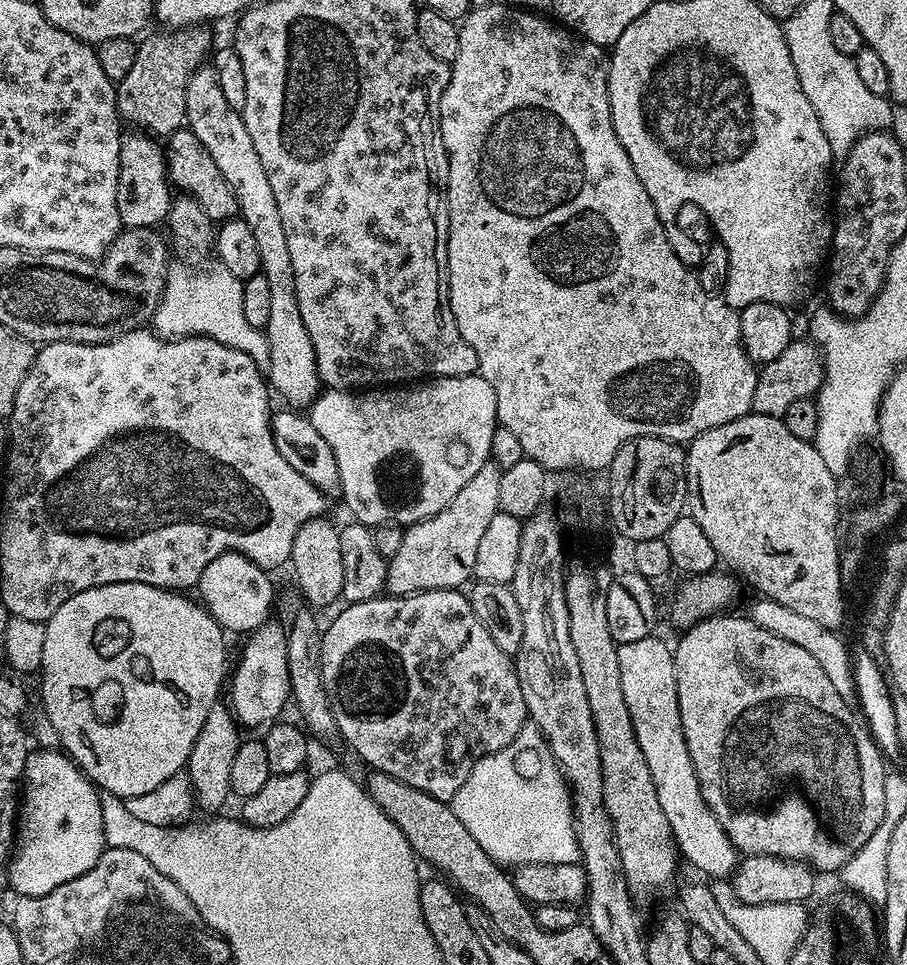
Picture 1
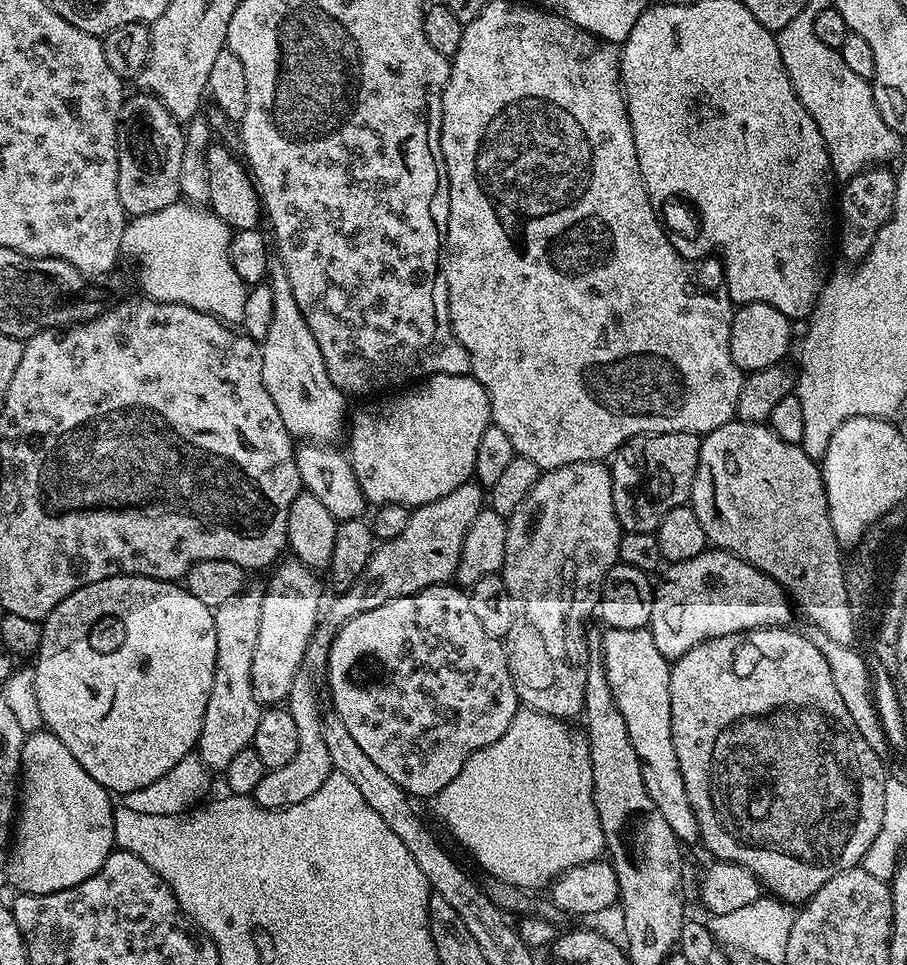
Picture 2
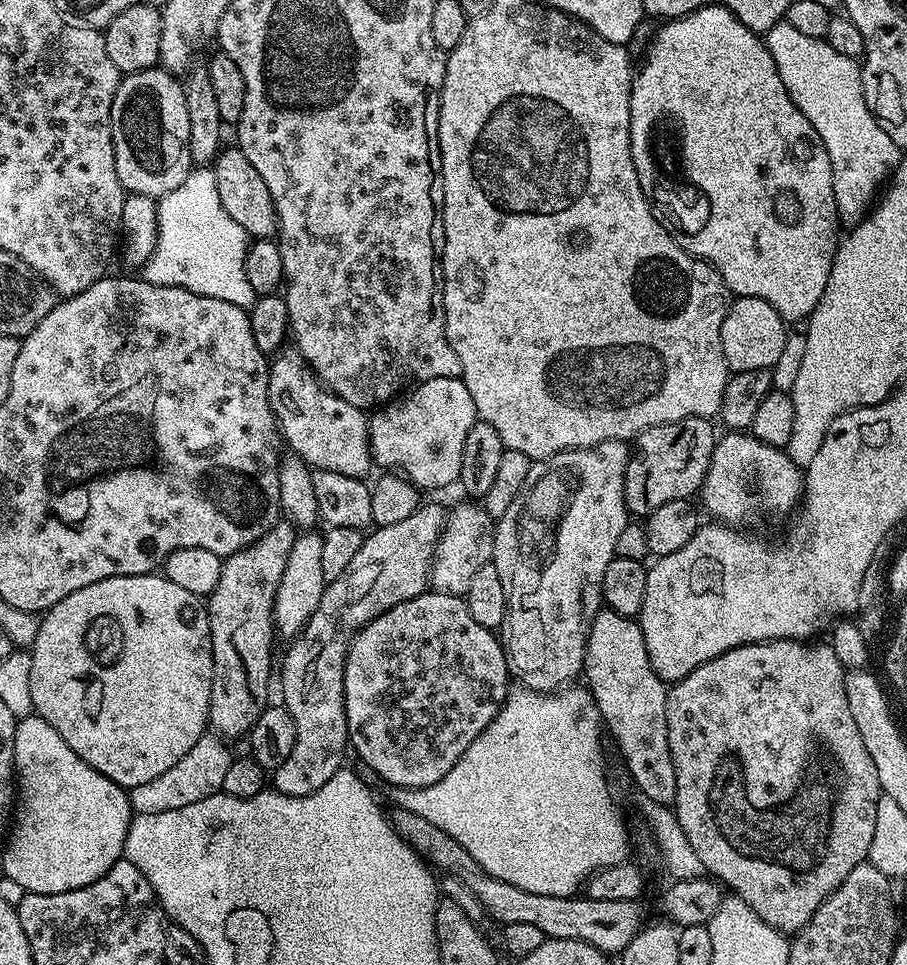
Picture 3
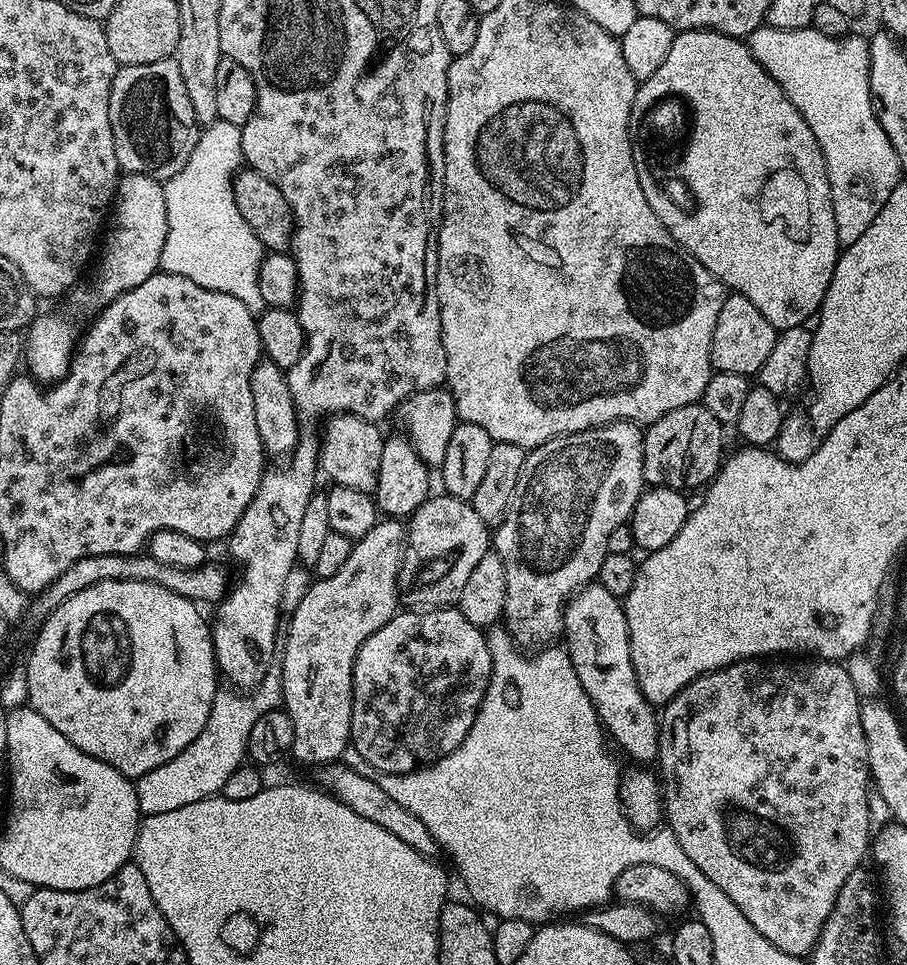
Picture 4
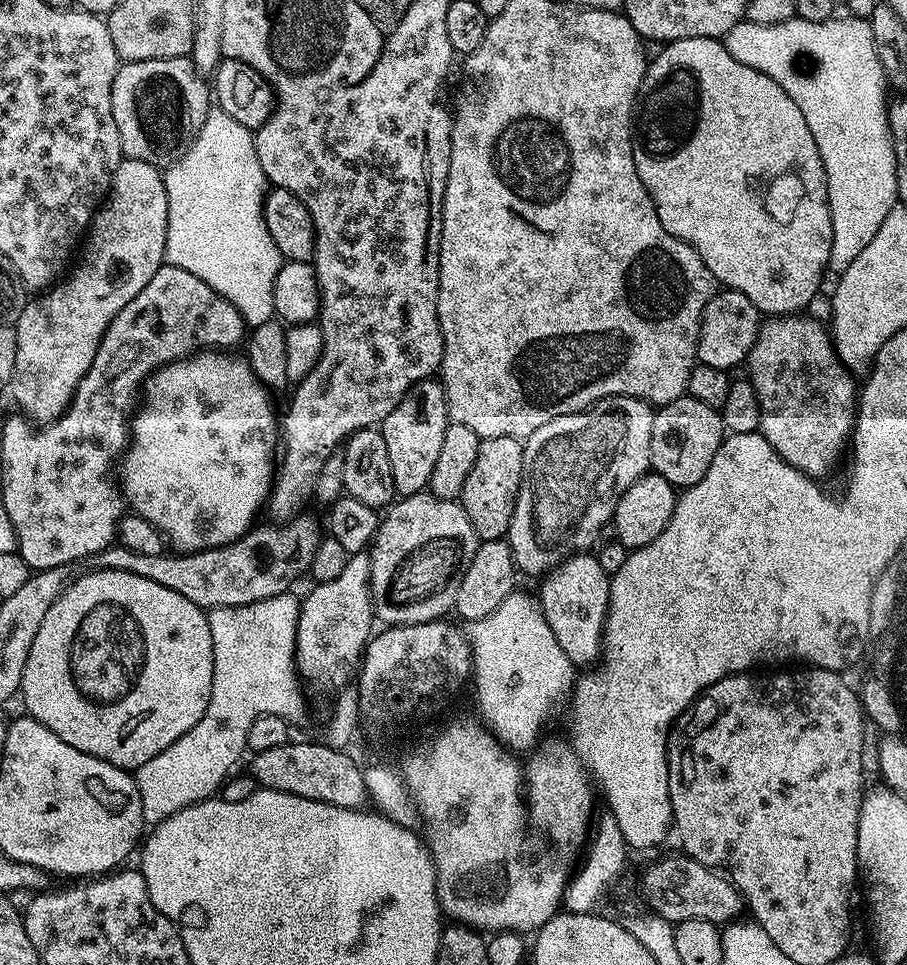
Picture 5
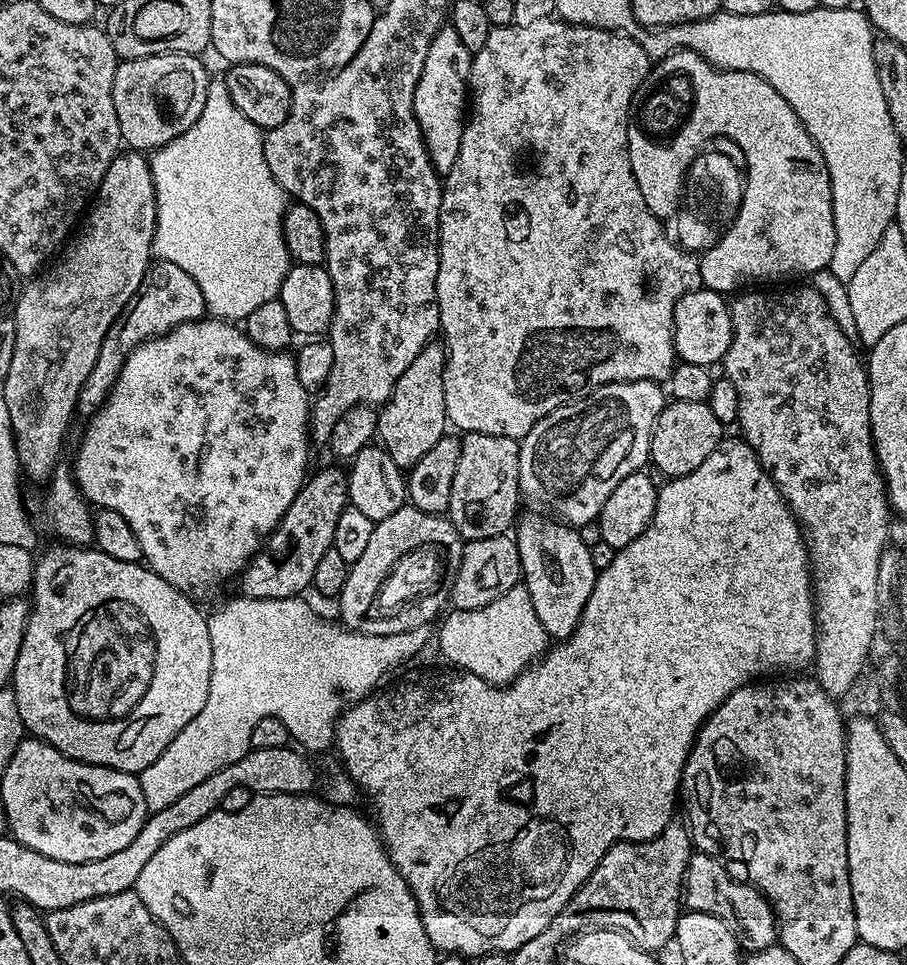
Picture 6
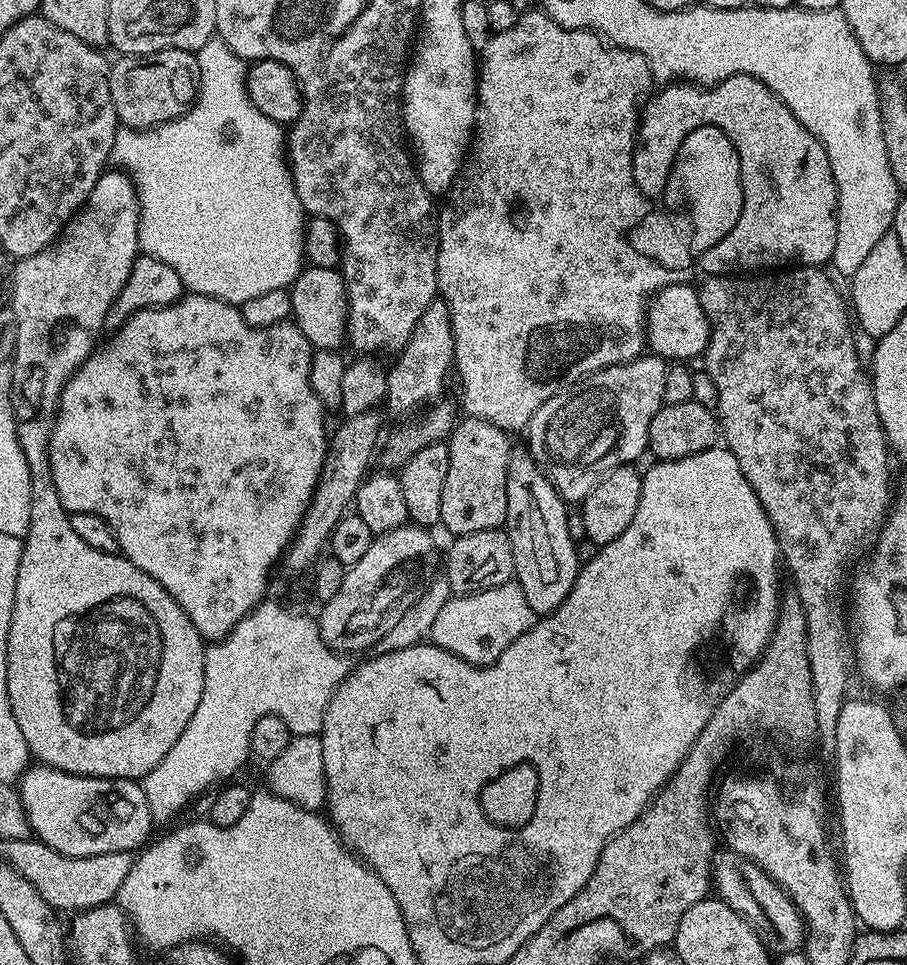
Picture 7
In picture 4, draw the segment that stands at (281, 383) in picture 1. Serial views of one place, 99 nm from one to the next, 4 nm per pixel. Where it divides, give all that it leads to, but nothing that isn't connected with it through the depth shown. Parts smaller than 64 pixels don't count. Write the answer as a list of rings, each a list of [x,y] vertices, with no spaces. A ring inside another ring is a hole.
[[[336,414],[324,428],[324,440],[319,441],[320,466],[319,471],[324,472],[332,479],[333,485],[341,484],[350,490],[362,490],[369,494],[375,493],[378,482],[379,466],[381,465],[385,433],[380,433],[379,423],[363,420],[357,416]]]

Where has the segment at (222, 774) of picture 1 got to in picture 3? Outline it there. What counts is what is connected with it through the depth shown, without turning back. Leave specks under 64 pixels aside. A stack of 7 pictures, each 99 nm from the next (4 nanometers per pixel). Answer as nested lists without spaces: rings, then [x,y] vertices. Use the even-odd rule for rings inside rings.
[[[287,522],[276,523],[258,542],[254,542],[241,552],[236,552],[224,560],[218,586],[206,598],[210,638],[212,639],[212,689],[210,690],[210,710],[208,722],[211,731],[221,738],[228,736],[247,737],[254,722],[269,707],[268,679],[273,679],[272,636],[274,625],[272,615],[276,605],[278,584],[282,582],[282,572],[286,570],[286,558],[290,558],[290,546],[294,546],[297,529]]]

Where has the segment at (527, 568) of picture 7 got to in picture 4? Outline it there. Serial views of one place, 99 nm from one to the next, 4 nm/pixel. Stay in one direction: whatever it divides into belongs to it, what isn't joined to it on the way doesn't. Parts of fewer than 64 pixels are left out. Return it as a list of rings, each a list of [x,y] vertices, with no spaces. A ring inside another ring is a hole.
[[[599,582],[580,589],[564,606],[562,640],[574,670],[578,670],[578,682],[582,682],[582,690],[586,690],[595,706],[607,735],[614,742],[616,739],[630,759],[641,760],[644,766],[648,766],[651,760],[653,763],[660,755],[661,721],[657,709],[638,686],[634,662],[630,658],[630,634],[621,597],[610,593]]]

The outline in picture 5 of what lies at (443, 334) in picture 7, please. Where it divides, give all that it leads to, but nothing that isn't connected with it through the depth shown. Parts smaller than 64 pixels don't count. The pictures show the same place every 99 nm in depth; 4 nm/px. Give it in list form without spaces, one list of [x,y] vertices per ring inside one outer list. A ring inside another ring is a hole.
[[[429,378],[416,384],[379,425],[378,430],[389,451],[391,478],[399,497],[412,496],[427,489],[449,423],[443,385],[437,379]]]

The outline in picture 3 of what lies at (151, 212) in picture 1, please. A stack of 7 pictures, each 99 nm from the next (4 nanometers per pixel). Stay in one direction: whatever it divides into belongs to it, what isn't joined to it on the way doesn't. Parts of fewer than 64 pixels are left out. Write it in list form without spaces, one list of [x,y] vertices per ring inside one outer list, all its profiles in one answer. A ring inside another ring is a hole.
[[[163,66],[143,68],[137,72],[127,73],[121,79],[118,90],[114,94],[114,102],[112,103],[112,141],[114,142],[114,158],[116,159],[114,170],[118,170],[118,182],[122,182],[125,193],[140,192],[143,196],[159,198],[170,194],[170,190],[178,190],[178,186],[182,186],[182,182],[188,177],[188,173],[193,171],[194,165],[190,154],[190,113],[186,110],[184,84],[176,80],[179,79]]]

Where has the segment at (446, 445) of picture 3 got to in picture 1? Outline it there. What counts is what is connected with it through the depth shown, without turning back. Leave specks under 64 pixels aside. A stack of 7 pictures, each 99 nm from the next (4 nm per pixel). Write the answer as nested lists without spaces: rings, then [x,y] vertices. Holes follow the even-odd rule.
[[[478,374],[471,376],[437,376],[425,379],[423,382],[412,382],[407,386],[376,386],[371,390],[345,390],[342,388],[328,388],[321,391],[310,405],[310,415],[314,422],[314,427],[318,429],[318,434],[326,438],[326,443],[330,445],[330,450],[334,450],[334,458],[338,461],[338,476],[340,478],[339,495],[344,495],[344,504],[348,507],[348,512],[353,521],[358,524],[369,526],[379,525],[399,525],[407,526],[417,524],[442,510],[450,502],[454,502],[454,494],[482,470],[484,464],[489,463],[492,451],[490,442],[494,438],[494,430],[498,427],[496,418],[496,395],[494,386],[486,382]]]

